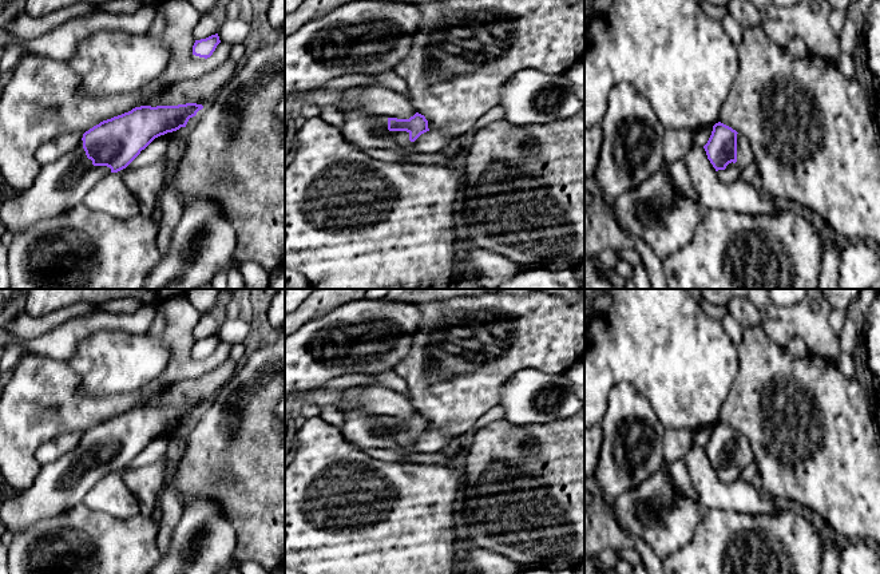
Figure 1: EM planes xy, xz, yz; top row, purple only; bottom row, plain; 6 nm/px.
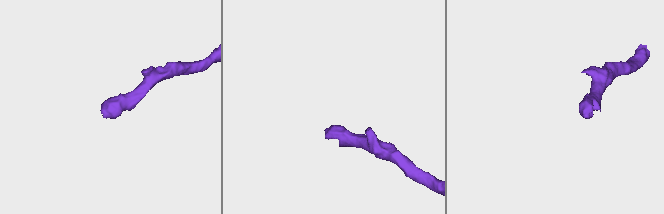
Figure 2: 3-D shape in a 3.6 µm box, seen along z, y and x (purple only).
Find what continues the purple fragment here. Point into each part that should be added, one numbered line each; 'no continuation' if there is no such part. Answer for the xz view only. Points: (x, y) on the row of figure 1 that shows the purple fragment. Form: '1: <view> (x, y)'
1: xz (367, 131)

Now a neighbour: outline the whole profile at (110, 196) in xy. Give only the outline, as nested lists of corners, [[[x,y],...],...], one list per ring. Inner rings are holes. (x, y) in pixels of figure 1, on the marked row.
[[[110,173],[99,179],[86,195],[83,203],[120,221],[140,214],[138,199],[118,173]]]

